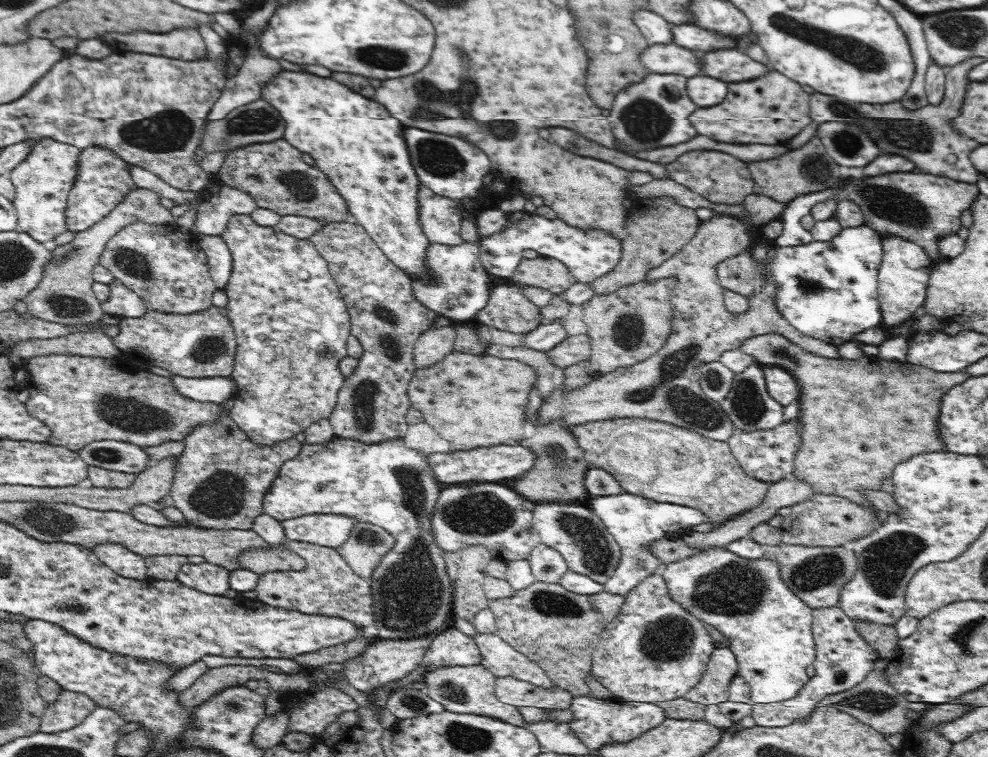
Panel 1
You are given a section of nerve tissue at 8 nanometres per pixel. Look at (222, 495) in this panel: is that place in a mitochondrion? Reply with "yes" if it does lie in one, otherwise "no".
yes

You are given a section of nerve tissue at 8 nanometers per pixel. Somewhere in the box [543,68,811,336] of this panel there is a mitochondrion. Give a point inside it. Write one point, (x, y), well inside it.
(646, 119)

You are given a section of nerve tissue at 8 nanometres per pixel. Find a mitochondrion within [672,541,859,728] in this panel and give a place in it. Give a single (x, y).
(734, 589)

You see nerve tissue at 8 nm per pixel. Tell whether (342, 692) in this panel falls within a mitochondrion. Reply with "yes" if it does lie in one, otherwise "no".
no

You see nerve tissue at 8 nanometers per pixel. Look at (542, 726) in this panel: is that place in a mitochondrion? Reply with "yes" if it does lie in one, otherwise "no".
no

